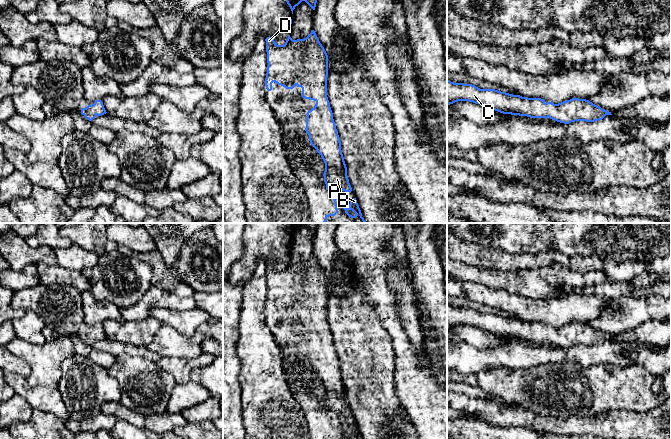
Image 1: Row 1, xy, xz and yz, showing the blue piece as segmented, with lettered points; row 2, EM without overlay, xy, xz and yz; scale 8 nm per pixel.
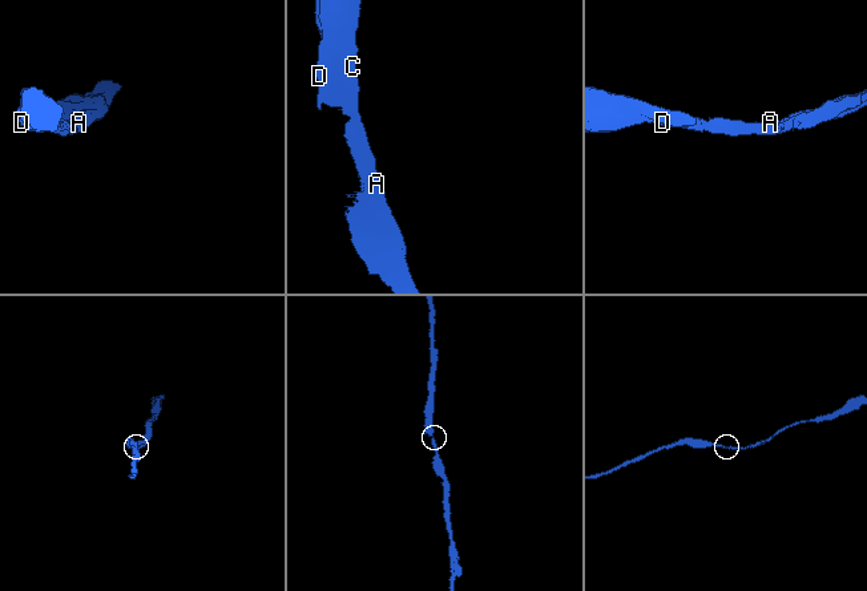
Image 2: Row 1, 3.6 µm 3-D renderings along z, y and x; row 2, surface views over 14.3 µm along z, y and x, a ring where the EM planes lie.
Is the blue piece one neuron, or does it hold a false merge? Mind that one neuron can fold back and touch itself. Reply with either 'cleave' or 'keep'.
keep

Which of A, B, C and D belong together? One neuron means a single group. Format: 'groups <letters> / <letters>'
groups A B C D

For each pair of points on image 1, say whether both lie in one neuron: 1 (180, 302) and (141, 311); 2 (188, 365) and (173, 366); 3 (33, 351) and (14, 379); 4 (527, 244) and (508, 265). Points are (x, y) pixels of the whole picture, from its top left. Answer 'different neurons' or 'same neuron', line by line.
1: same neuron
2: same neuron
3: different neurons
4: different neurons

